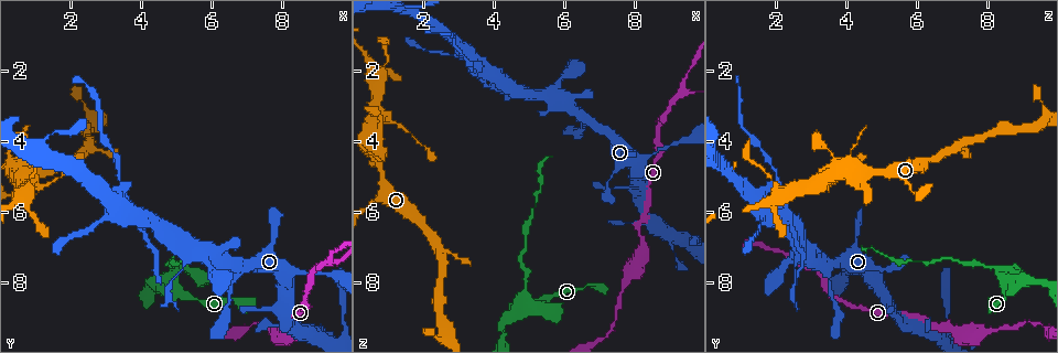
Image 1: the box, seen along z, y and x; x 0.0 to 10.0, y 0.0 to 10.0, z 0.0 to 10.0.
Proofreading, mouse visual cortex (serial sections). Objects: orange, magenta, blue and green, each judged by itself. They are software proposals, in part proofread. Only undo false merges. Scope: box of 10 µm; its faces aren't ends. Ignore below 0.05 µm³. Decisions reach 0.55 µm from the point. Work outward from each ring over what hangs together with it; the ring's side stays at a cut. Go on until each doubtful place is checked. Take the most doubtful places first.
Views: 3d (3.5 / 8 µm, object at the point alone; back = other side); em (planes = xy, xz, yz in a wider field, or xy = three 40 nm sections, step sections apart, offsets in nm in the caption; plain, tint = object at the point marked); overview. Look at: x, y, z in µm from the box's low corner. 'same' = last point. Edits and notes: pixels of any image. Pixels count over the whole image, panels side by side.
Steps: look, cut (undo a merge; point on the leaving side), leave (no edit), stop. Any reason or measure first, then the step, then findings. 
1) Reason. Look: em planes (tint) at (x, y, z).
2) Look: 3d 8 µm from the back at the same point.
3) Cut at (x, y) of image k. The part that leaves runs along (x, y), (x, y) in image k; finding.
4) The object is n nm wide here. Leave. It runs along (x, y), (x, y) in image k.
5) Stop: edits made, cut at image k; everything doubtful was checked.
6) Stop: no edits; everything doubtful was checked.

Look: em xy step 2 (tint) at (3.45, 4.95, 2.10).

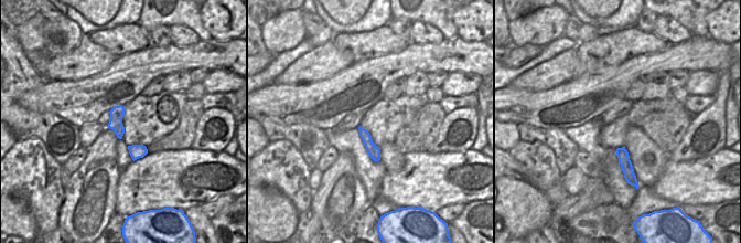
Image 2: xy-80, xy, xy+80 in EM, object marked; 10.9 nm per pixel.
Look: 3d 3.5 µm at the same point.

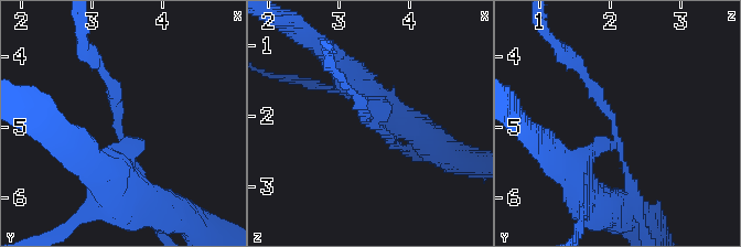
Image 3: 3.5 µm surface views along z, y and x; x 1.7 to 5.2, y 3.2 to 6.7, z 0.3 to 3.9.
Cut at (603, 103) of image 3. The part that leaves runs along (614, 141), (609, 110), (569, 56) in image 3; a second cell is stuck on.

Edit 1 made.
See it whole again. Look: overview.

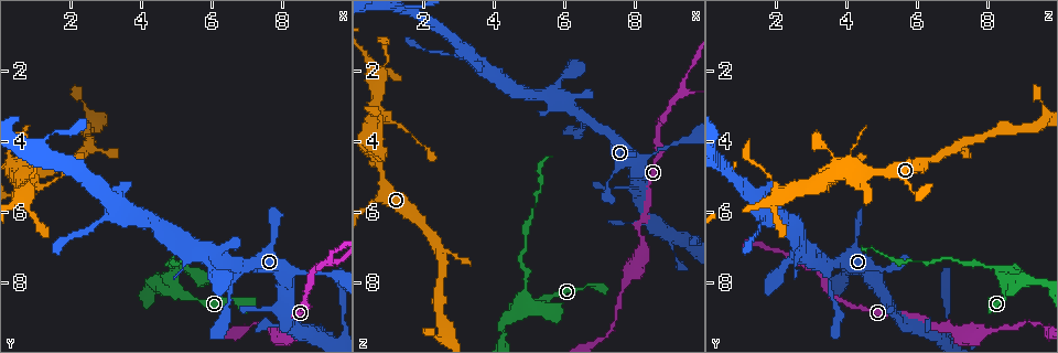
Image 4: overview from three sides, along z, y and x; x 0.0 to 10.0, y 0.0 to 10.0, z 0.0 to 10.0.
Thick turns thin. Look: 3d 3.5 µm at (4.95, 7.60, 8.00).

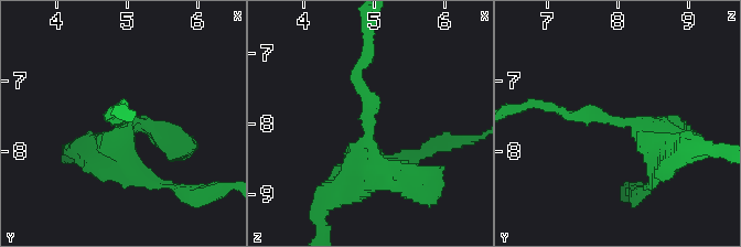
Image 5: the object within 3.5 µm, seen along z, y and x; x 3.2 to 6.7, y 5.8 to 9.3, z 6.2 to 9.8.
The arms are 150, 300 nm wide. Look: em xy step 5 (tint) at (4.95, 7.60, 8.00).

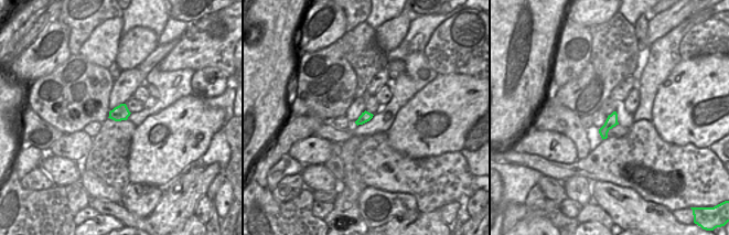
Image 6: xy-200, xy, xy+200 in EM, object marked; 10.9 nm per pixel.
Leave. It runs along (655, 168), (639, 124), (554, 107) in image 5; one cell here.

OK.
Sudden change in width. Look: 3d 3.5 µm from the back at (9.30, 7.40, 2.65).

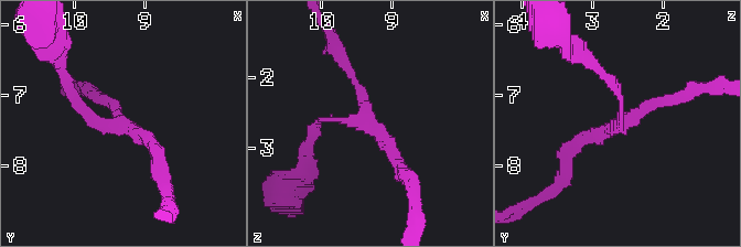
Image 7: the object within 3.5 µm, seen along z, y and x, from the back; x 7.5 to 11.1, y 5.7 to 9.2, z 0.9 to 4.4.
Now the EM. Look: em xy step 3 (tint) at (9.35, 7.40, 2.65).

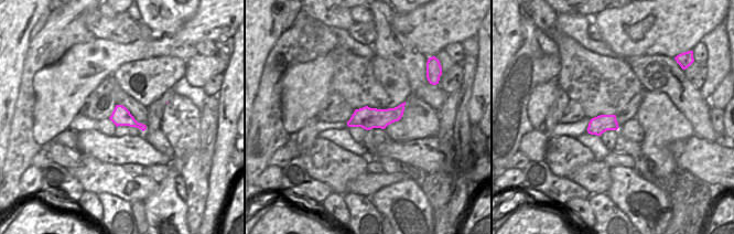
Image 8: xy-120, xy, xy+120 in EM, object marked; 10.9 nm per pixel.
Cut it another way. Look: em planes (tint) at the same point.

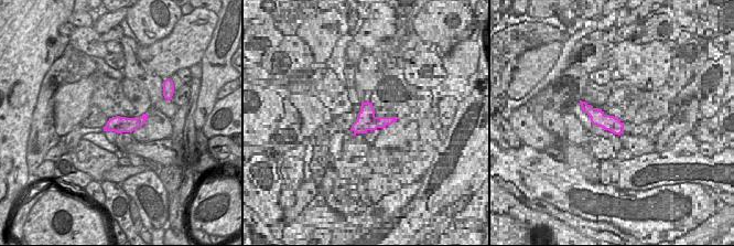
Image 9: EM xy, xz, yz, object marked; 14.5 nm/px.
The object is 240 nm wide here. Leave. It runs along (405, 174), (367, 124), (344, 64) in image 7; one cell here.

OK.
Stop: edits made, cut at image 3; everything doubtful was checked.

